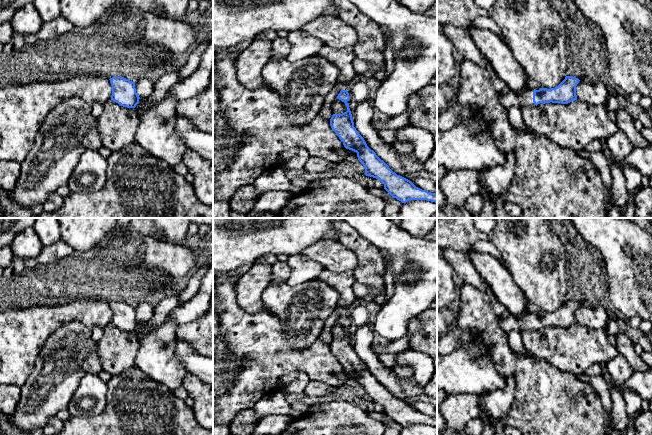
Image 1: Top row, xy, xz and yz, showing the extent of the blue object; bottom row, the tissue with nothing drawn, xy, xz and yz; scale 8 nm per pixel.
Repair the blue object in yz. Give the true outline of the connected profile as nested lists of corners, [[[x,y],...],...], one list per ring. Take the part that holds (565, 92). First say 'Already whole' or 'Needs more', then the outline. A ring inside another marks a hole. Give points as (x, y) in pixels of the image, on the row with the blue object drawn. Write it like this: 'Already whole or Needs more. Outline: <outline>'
Needs more. Outline: [[[443,24],[442,32],[451,39],[455,50],[464,59],[474,62],[483,70],[500,103],[507,110],[519,109],[523,106],[537,106],[550,102],[568,104],[577,100],[576,86],[580,80],[573,76],[566,76],[555,88],[541,88],[539,90],[528,88],[520,93],[516,93],[497,76],[490,62],[483,56],[472,40],[468,27]]]

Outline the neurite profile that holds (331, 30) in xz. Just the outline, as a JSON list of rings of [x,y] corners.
[[[321,15],[305,24],[302,30],[336,50],[354,46],[357,42],[355,29],[344,23],[338,16]]]

